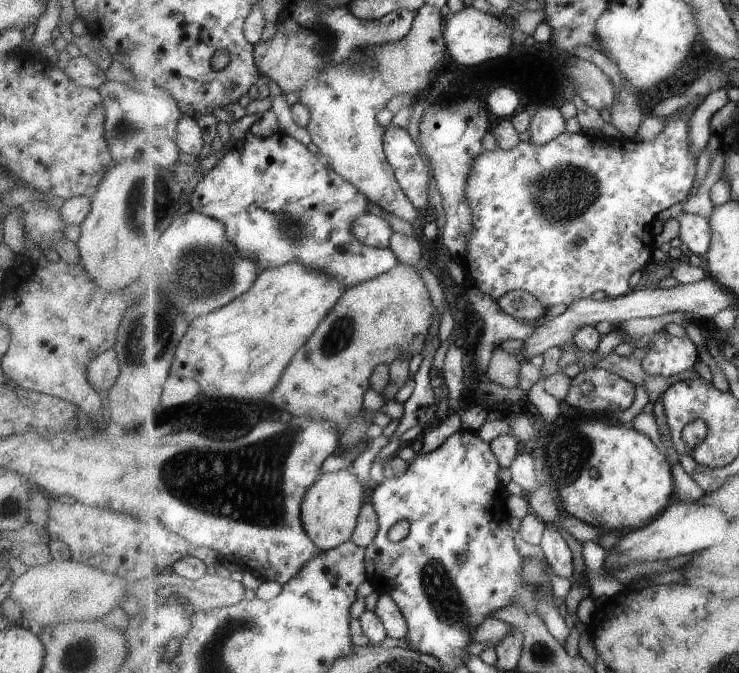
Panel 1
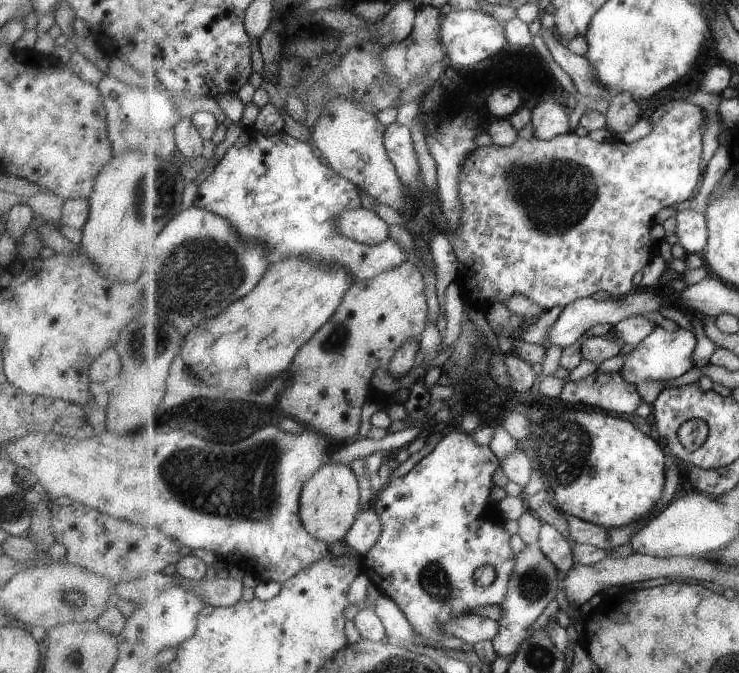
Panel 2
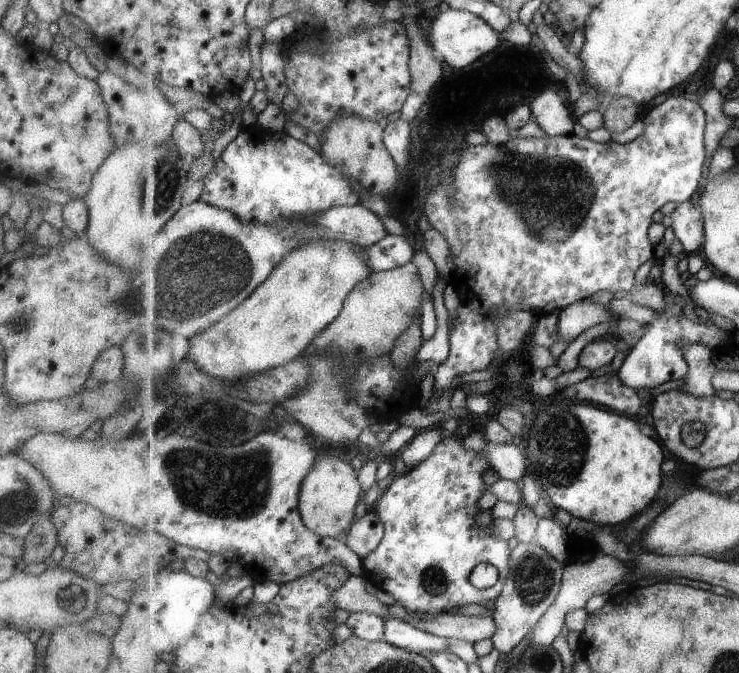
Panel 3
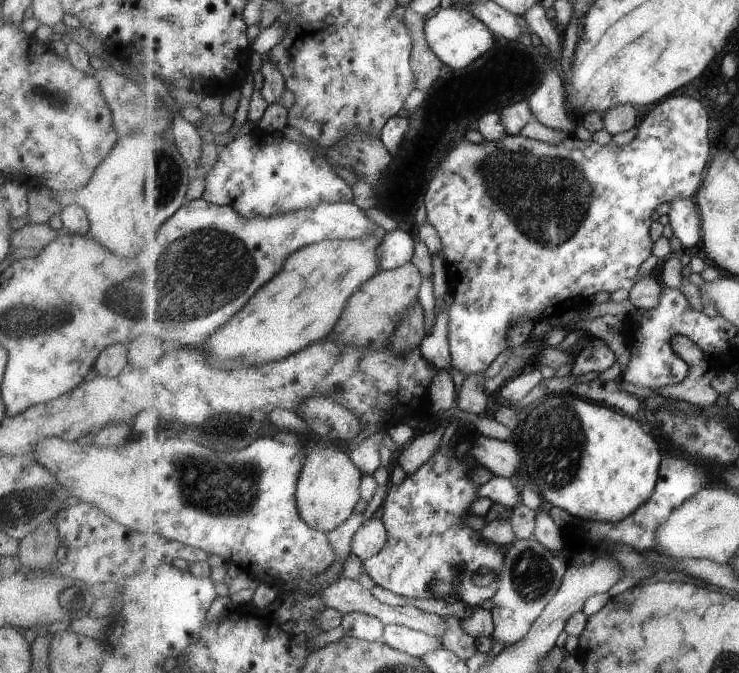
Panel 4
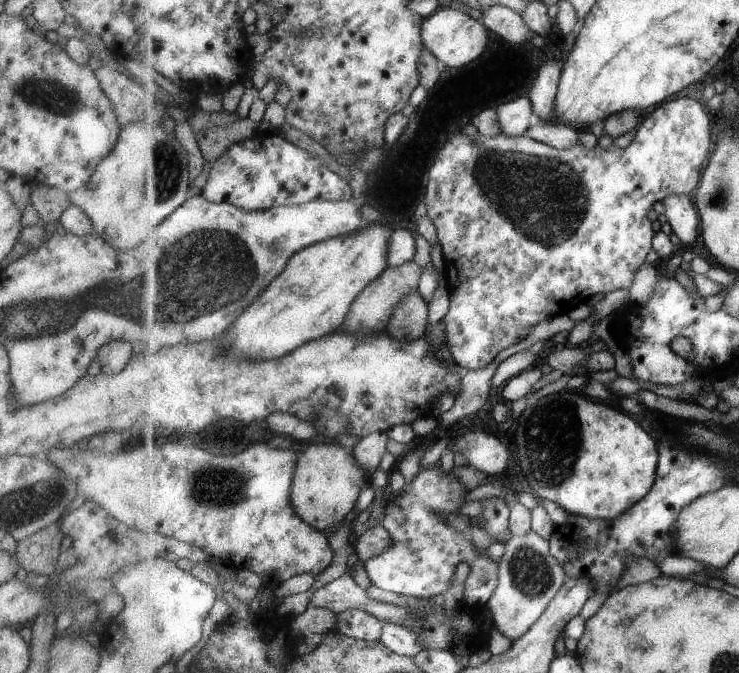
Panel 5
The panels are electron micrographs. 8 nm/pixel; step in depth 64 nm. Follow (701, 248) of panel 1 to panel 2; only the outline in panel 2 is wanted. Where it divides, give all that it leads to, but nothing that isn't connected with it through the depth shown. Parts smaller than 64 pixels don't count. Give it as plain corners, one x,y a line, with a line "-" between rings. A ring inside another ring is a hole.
680,210
676,219
675,235
686,253
703,254
709,240
709,226
705,214
695,210

